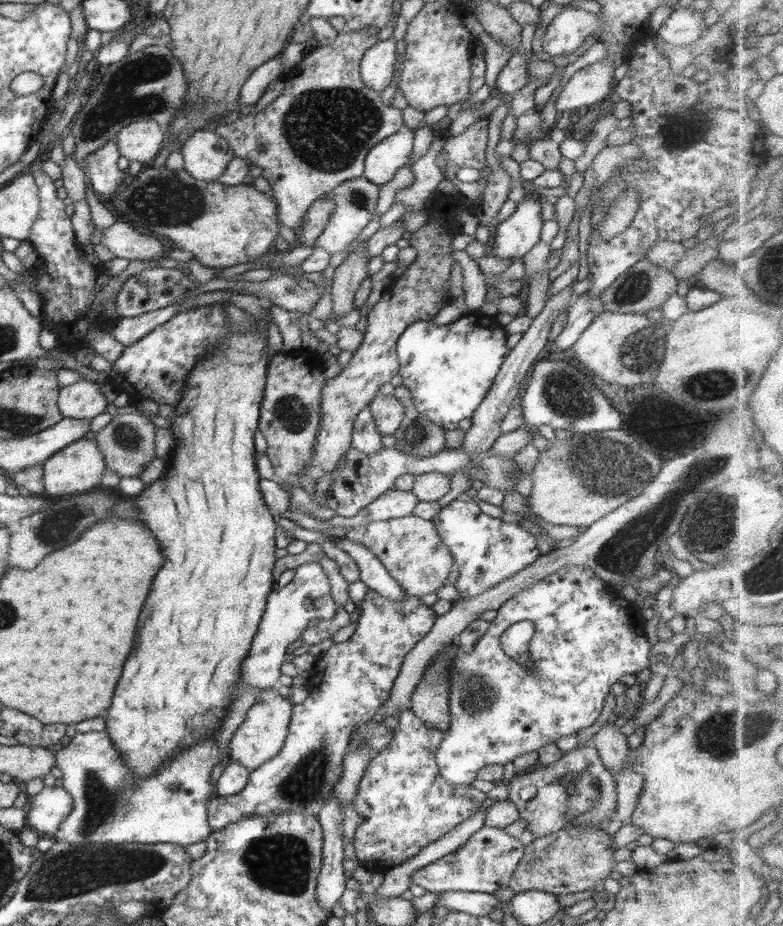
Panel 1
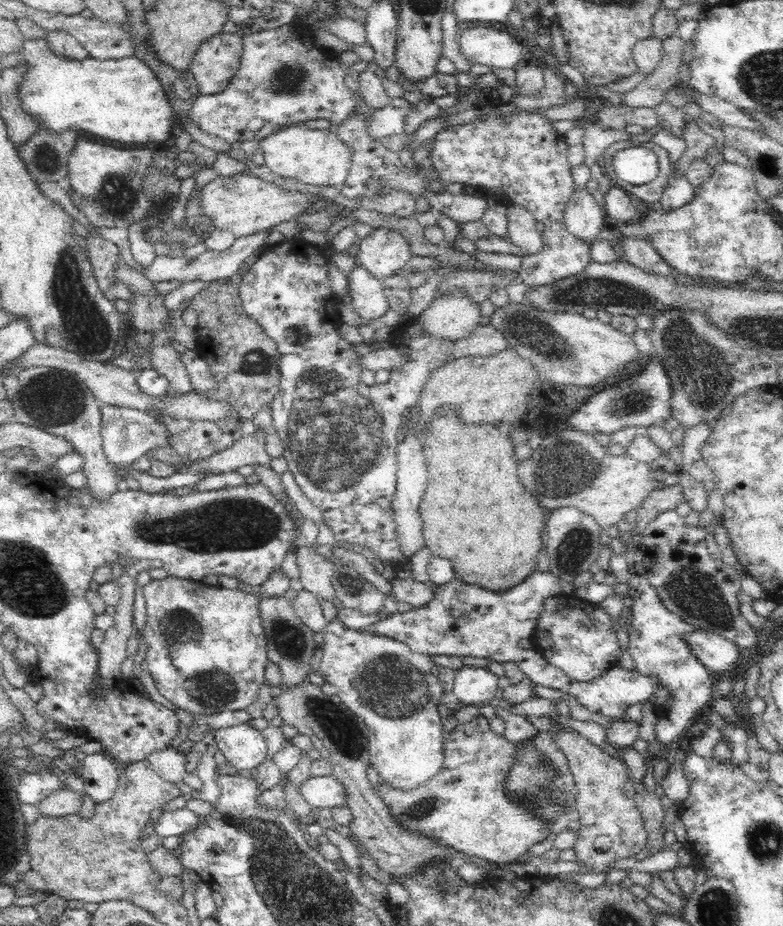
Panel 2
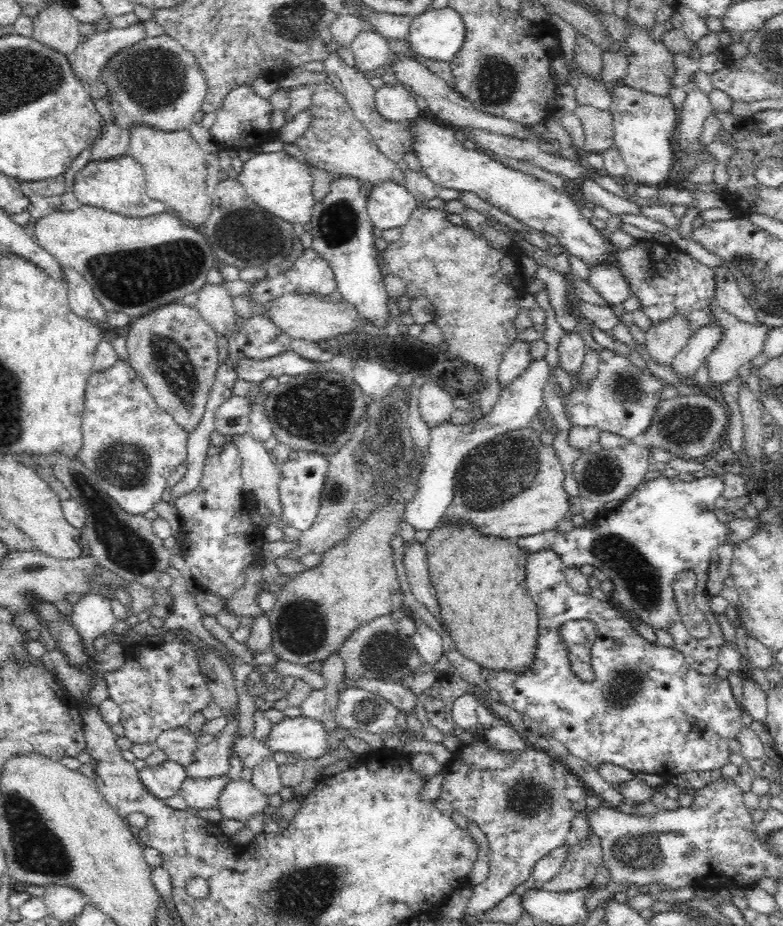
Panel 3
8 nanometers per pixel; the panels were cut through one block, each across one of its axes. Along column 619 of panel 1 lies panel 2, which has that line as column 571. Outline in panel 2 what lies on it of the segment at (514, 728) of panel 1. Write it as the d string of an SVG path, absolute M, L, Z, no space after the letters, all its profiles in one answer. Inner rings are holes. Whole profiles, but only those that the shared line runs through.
M573 594L552 596L544 600L536 630L530 637L533 647L552 666L576 682L590 682L606 674L620 660L622 650L613 622L598 603L582 601Z

